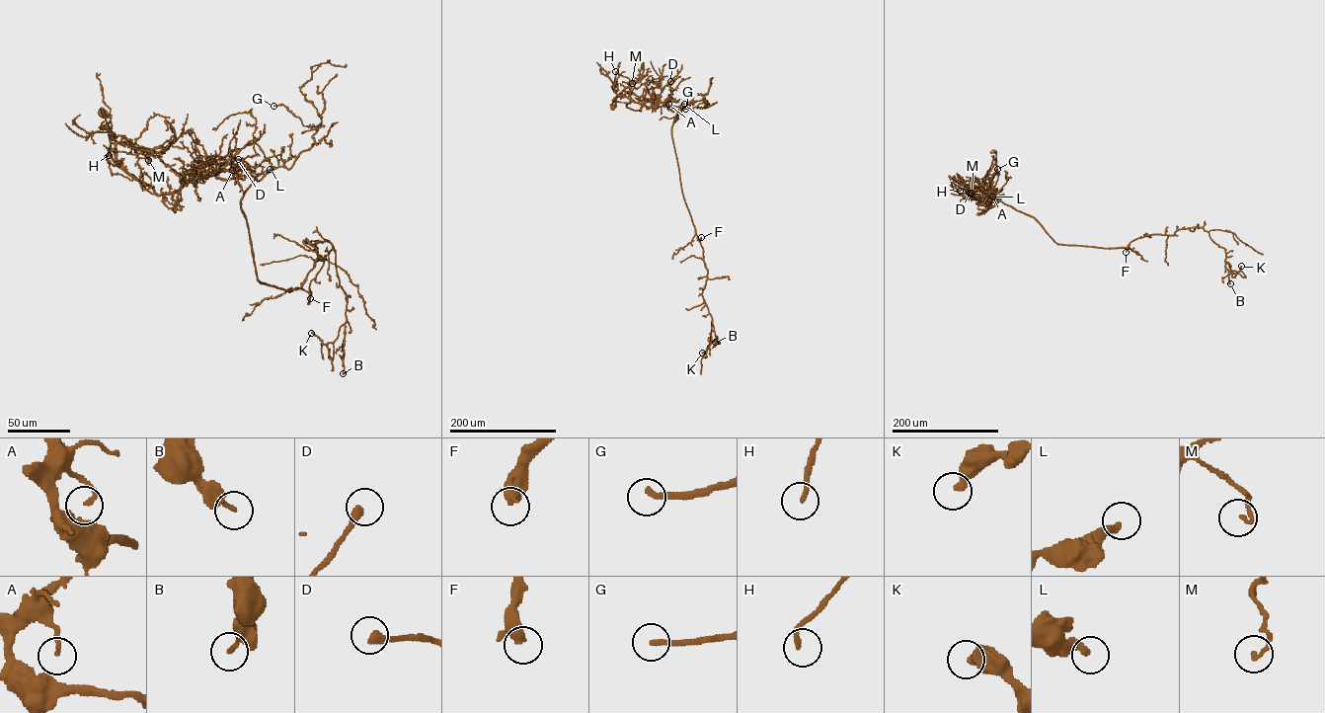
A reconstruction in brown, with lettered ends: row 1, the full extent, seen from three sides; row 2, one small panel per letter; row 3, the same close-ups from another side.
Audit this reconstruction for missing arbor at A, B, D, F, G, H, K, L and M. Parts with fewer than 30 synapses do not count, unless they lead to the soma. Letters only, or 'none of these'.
F, G

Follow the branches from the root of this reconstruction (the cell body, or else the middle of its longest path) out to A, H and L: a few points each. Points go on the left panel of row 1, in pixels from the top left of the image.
A: (102, 115), (110, 116), (108, 126), (120, 166), (158, 195), (232, 170)
H: (102, 115), (110, 116), (108, 126), (116, 142), (128, 142), (142, 150), (131, 154), (114, 150), (109, 155)
L: (102, 115), (110, 116), (120, 166), (158, 195), (211, 176), (259, 181), (270, 169)

